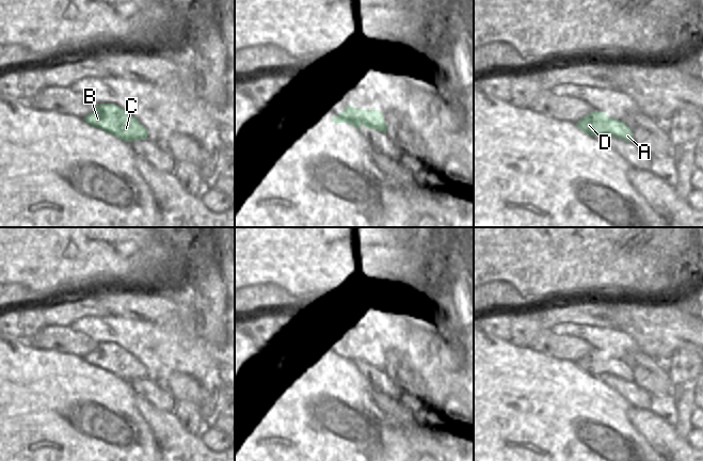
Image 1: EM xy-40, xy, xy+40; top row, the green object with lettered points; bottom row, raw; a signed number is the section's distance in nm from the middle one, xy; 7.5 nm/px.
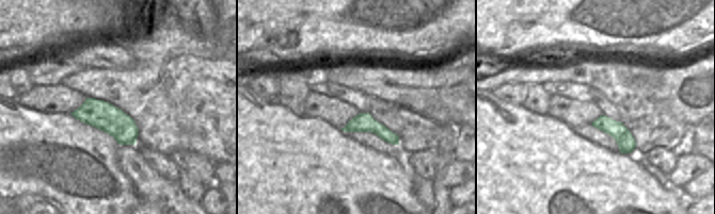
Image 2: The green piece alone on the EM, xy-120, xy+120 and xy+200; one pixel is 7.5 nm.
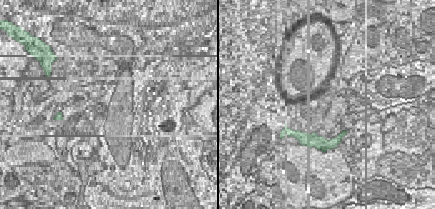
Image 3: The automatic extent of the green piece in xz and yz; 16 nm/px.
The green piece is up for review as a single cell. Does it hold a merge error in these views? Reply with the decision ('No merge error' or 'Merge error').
No merge error

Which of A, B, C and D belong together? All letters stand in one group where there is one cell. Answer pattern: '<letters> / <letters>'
A B C D

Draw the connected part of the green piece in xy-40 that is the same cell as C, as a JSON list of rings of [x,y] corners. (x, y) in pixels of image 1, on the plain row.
[[[98,343],[98,346],[83,359],[89,364],[112,372],[125,381],[147,377],[145,366],[114,343]]]

